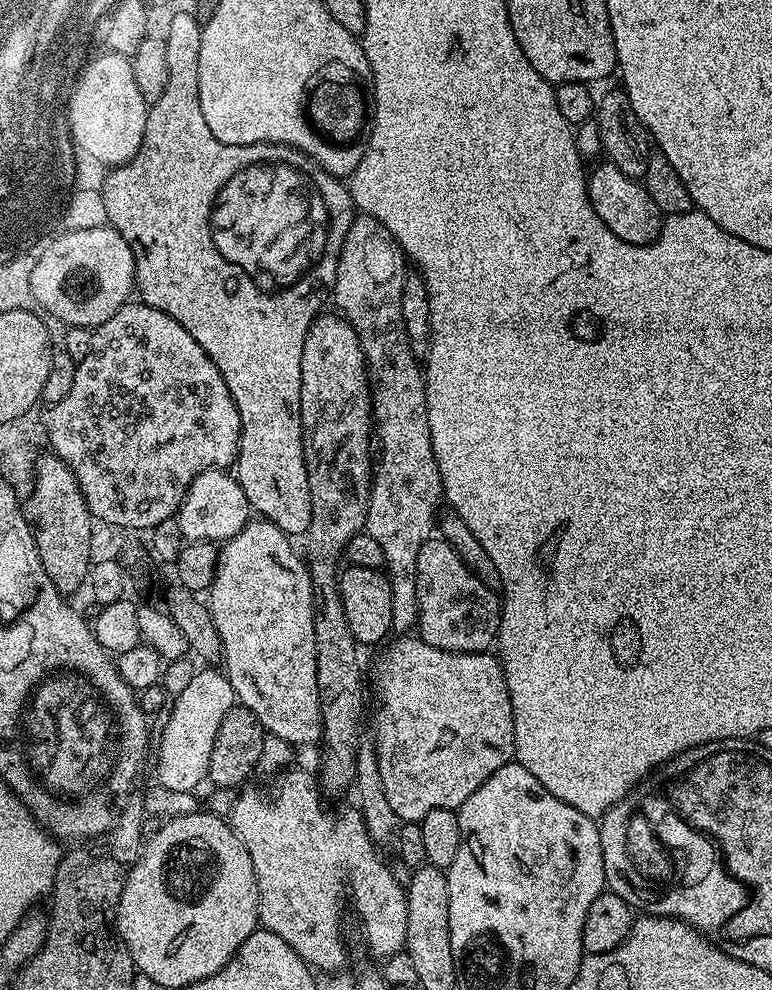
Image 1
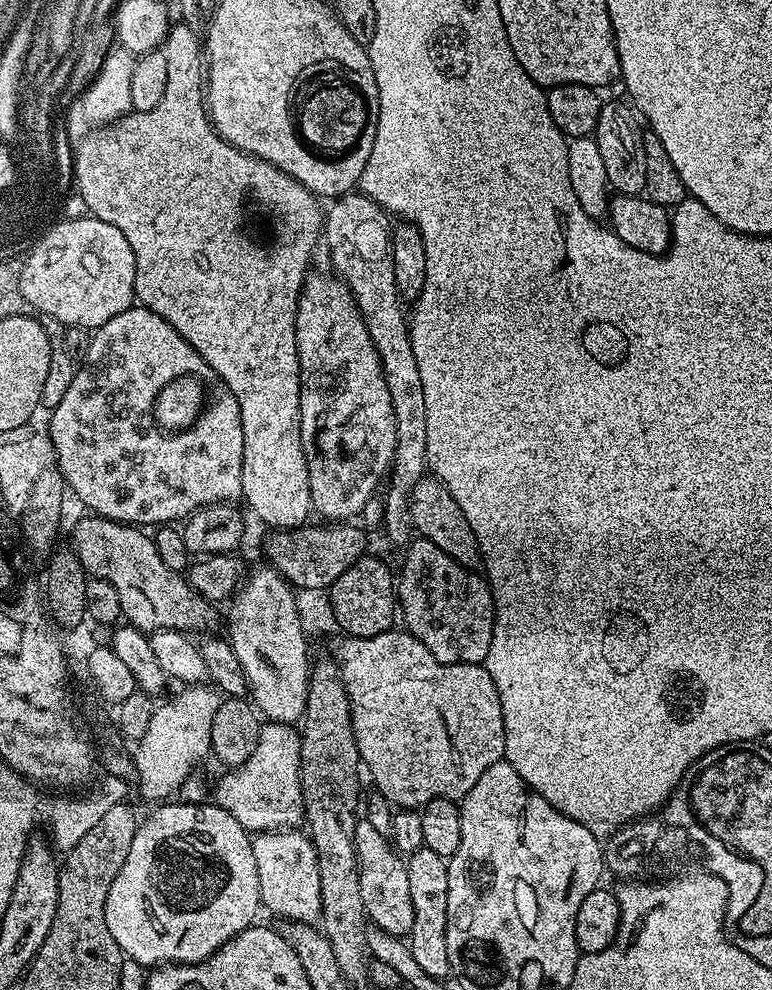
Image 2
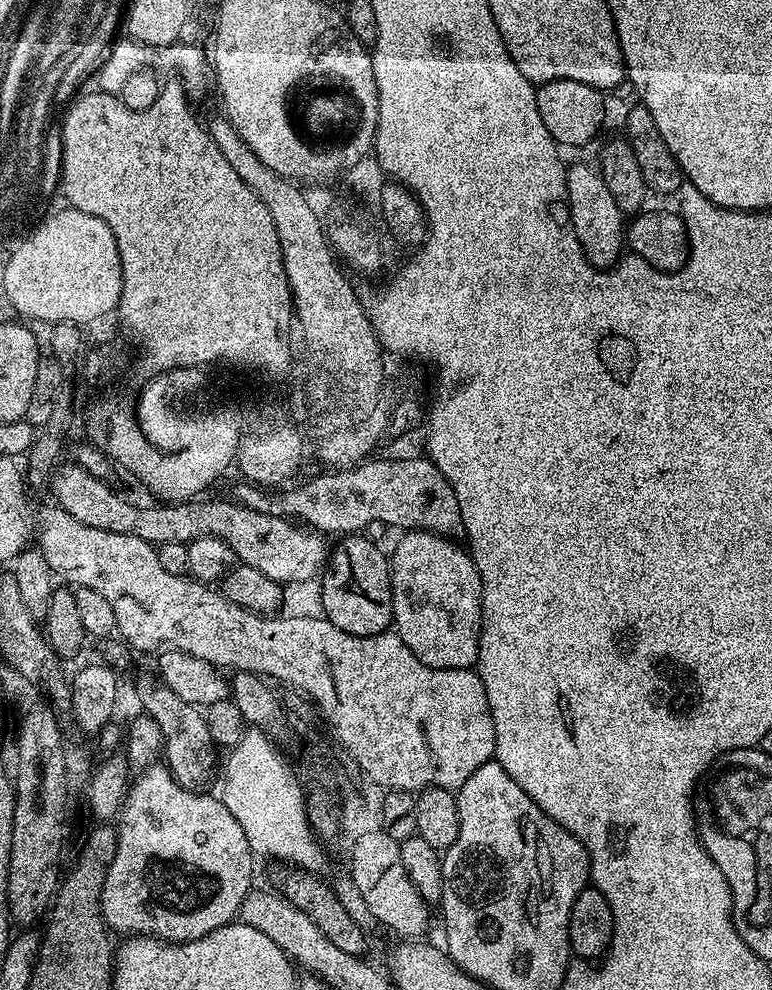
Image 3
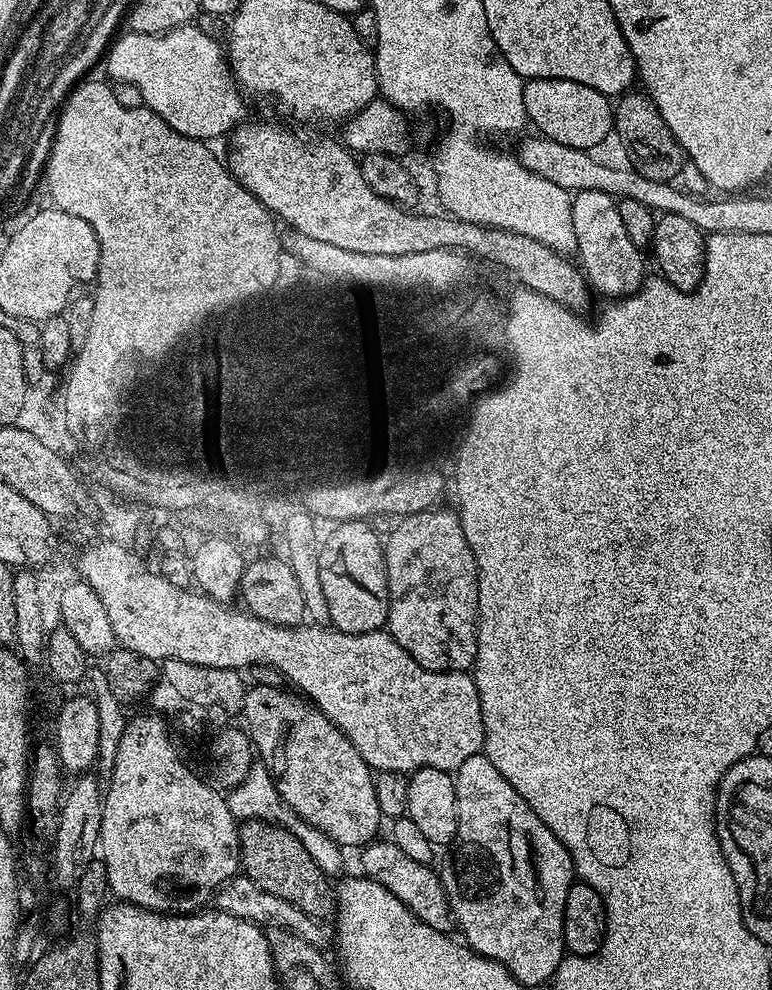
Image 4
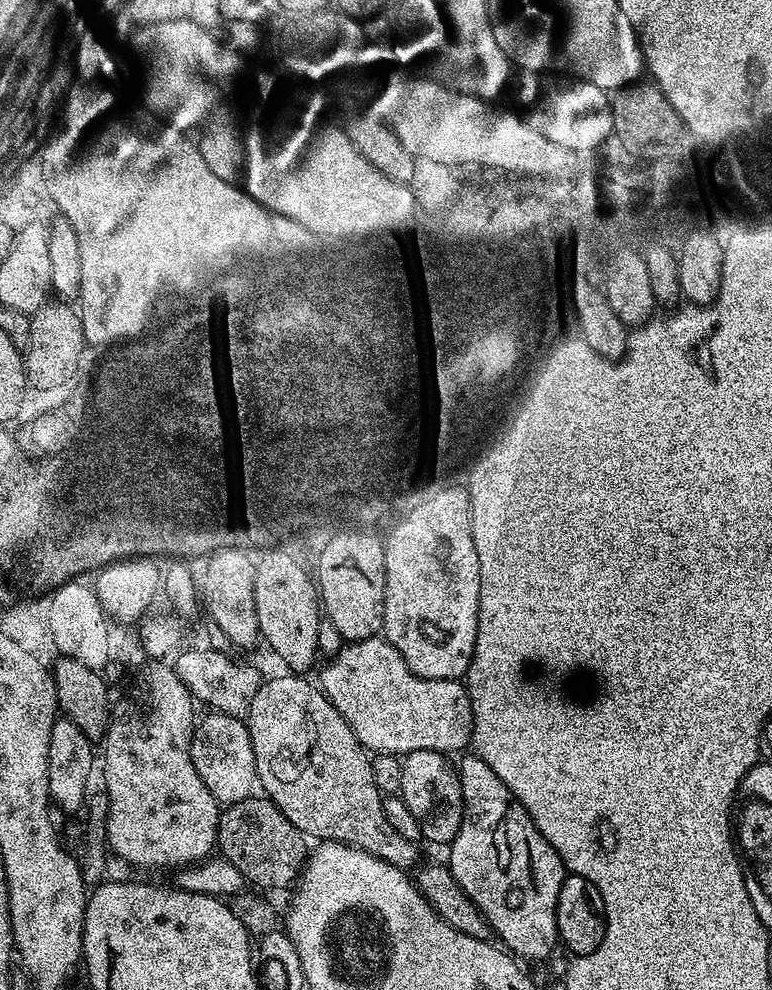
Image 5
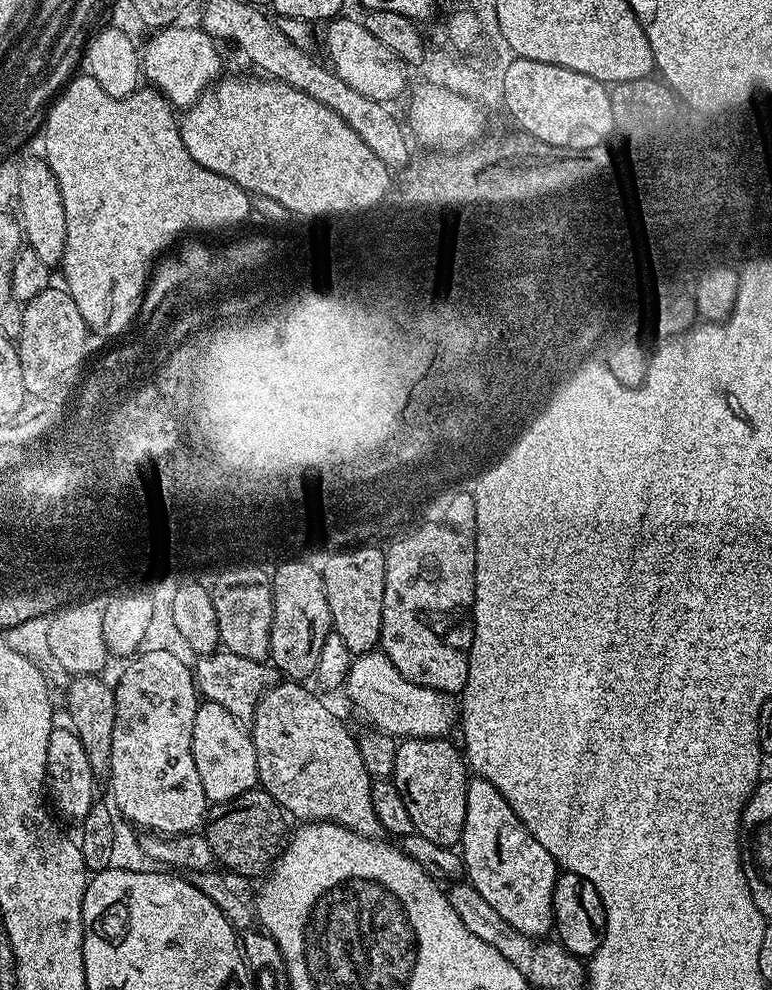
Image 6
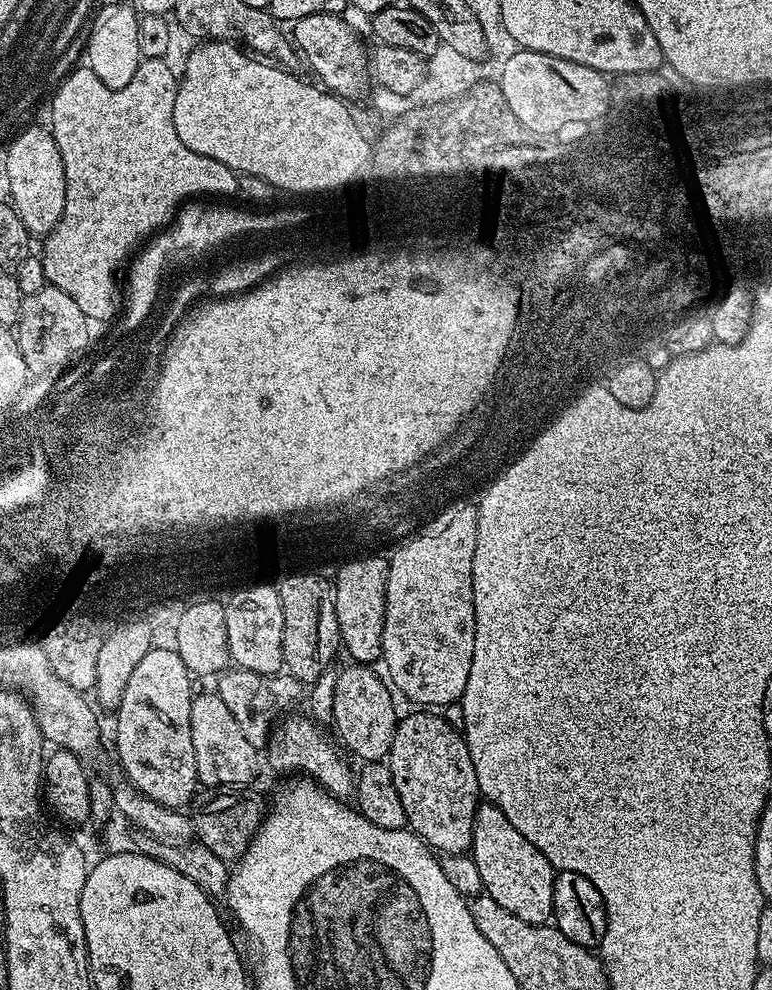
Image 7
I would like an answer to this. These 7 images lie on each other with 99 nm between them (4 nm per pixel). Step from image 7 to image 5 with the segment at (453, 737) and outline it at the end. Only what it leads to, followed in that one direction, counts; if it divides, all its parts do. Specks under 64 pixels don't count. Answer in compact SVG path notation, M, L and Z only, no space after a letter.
M414 750L402 760L402 786L398 795L410 806L420 827L420 835L432 844L451 845L464 817L462 786L457 765L447 755L434 750Z

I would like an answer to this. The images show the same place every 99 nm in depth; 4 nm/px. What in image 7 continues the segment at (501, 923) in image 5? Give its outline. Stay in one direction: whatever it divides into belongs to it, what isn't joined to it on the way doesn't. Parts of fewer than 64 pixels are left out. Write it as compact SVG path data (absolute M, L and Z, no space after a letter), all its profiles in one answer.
M484 802L476 811L470 855L478 866L484 892L494 898L502 910L510 910L510 914L531 924L548 924L552 920L556 881L552 863L542 850L534 846L534 842L526 842L526 838L518 834L518 829L510 823L506 814L502 814L502 810L498 810L498 806Z

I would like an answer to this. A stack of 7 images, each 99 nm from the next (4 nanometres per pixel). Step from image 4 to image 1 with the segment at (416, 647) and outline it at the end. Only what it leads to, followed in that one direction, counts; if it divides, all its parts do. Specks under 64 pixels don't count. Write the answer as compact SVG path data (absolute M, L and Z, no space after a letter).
M433 538L424 543L422 550L418 550L416 563L416 601L420 611L419 639L435 648L439 645L447 648L481 648L491 640L496 626L495 600L492 600L492 596L489 596L480 584L476 584L476 581L477 576L464 564L454 545L443 538Z

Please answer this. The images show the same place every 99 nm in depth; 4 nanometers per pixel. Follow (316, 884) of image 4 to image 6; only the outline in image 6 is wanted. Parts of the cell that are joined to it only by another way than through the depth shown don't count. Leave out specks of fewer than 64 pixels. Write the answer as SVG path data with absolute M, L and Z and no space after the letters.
M253 790L234 798L225 804L215 805L206 816L206 837L210 850L215 859L229 872L237 872L240 875L256 878L259 872L267 873L276 863L285 843L286 831L284 832L284 820L286 813L280 807L280 803L268 792Z

